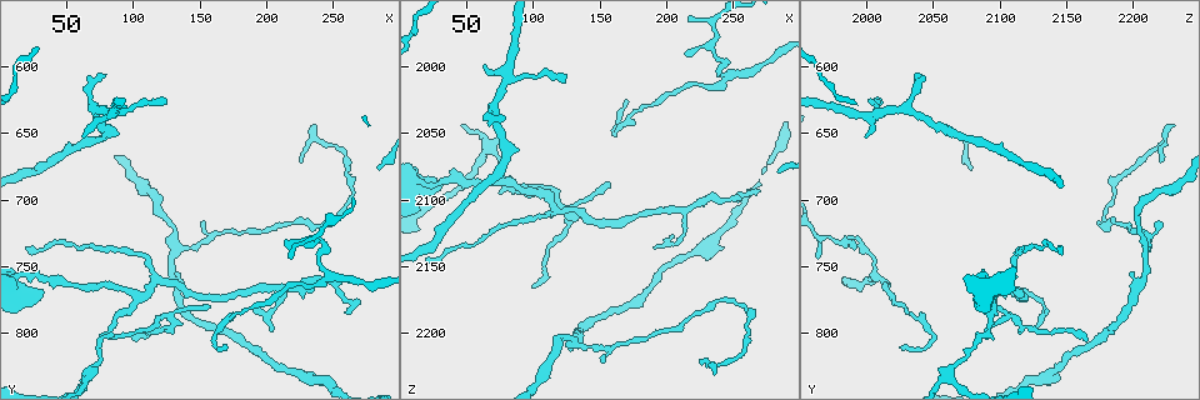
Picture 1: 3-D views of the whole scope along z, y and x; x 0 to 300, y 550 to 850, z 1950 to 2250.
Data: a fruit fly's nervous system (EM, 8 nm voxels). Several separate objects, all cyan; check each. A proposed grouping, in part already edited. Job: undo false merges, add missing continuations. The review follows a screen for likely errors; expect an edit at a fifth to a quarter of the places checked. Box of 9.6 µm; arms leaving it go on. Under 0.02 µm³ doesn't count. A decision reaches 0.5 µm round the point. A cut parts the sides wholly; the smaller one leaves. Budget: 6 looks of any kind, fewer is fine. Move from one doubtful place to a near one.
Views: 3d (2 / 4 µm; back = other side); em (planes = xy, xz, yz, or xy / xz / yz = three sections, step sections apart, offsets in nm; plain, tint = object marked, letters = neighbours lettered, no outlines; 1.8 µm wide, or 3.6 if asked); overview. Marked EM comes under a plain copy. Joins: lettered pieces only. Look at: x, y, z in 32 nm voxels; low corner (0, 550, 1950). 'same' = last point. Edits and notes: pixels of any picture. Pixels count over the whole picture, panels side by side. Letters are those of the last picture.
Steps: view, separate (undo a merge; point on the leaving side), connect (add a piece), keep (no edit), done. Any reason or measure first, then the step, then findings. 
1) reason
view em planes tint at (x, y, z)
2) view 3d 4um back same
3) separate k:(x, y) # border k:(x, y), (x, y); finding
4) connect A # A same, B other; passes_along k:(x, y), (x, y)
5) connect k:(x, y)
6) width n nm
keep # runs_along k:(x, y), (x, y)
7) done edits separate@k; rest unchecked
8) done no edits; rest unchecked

abrupt turn
view em planes letters at (68, 830, 2064)

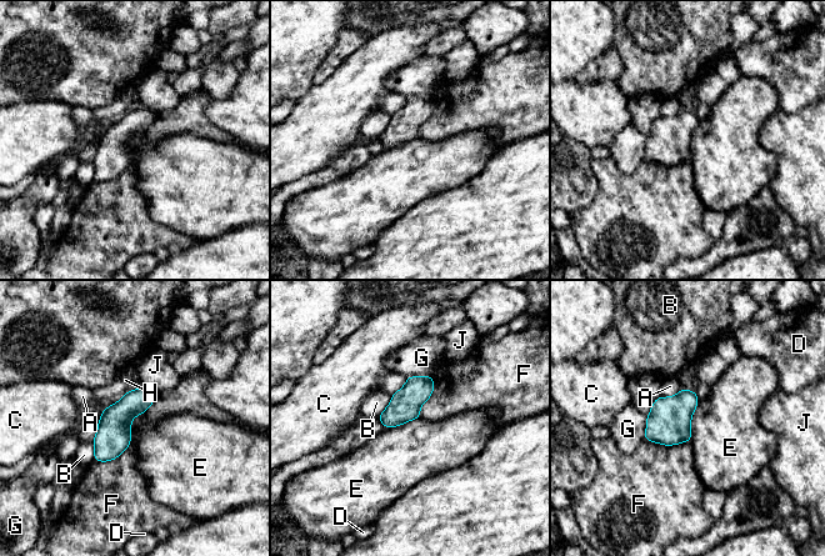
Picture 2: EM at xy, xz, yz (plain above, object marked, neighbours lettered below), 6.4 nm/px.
keep # A other, B other, C other, D other, E other, F other, G other, H other, J other; border 2:(699, 400), (691, 417), (690, 442); continuous, no second neuron

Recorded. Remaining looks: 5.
branch point
view 3d 4um at (102, 772, 2094)

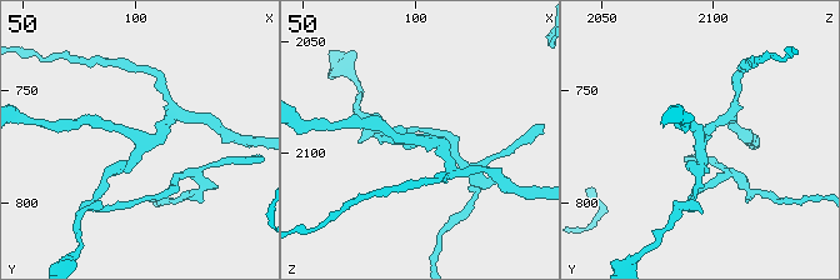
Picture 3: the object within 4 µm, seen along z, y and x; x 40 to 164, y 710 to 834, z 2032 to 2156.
shape alone is not enough
view em yz step 16 letters at (102, 772, 2094)

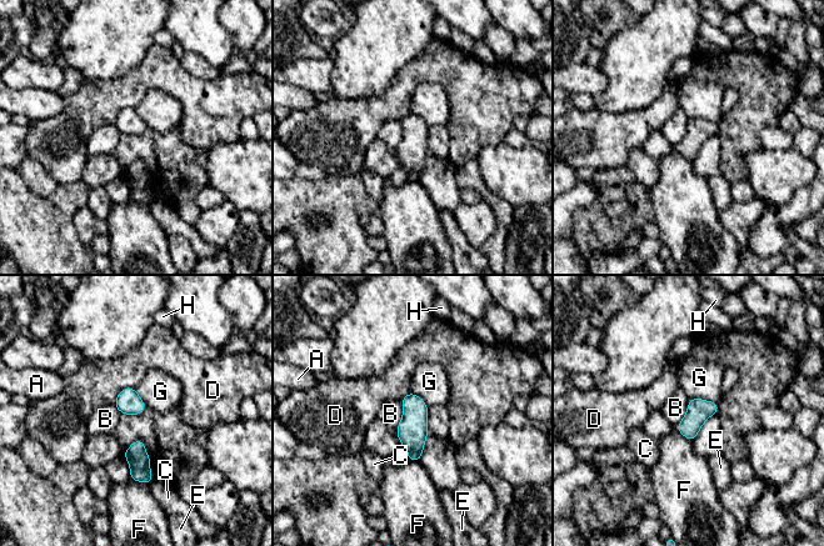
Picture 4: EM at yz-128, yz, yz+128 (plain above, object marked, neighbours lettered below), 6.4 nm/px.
longest_contact G 200 nm
separate 4:(136, 475) # A other, B other, C other, D other, E other, F other, G other, H other; border 4:(130, 466), (148, 471); two neurons meet here

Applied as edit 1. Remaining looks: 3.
three-way junction
view 3d 2um at (134, 738, 2210)

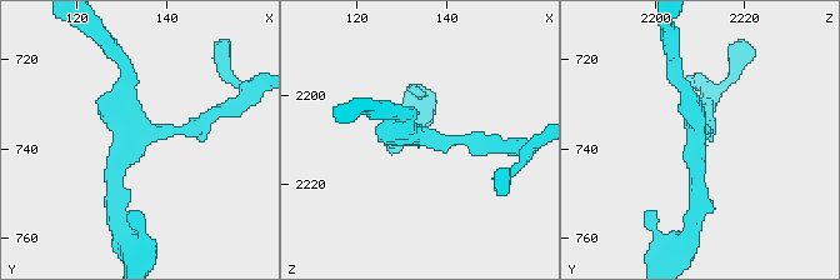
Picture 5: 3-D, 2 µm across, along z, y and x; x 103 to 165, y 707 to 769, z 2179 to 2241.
arms 3
view em planes letters at (132, 737, 2209)

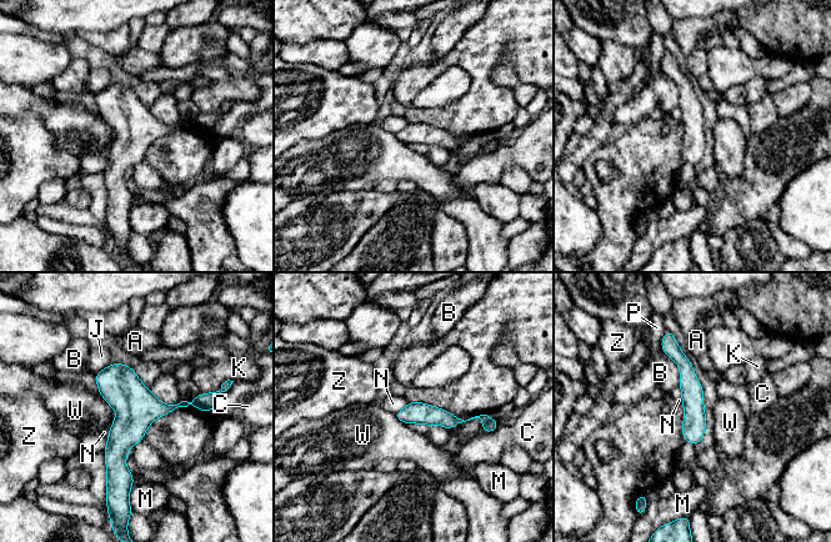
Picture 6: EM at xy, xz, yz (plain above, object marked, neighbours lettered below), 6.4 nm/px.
keep # A other, B other, C other, J other, K other, M other, N other, P other, W other, Z other; runs_along 6:(209, 406), (153, 408), (109, 482); continuous, no second neuron

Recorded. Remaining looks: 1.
done edits separate@4; rest unchecked

